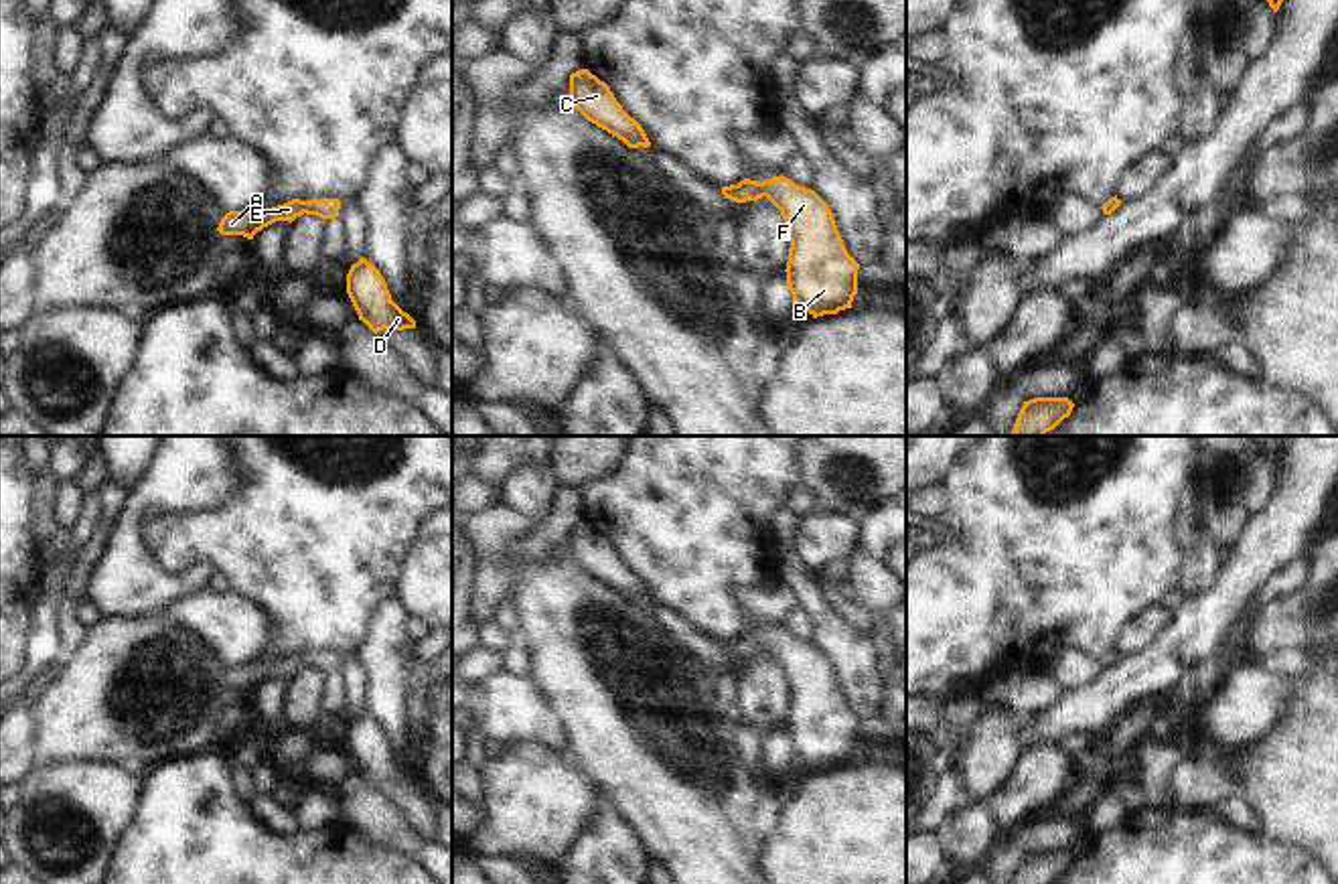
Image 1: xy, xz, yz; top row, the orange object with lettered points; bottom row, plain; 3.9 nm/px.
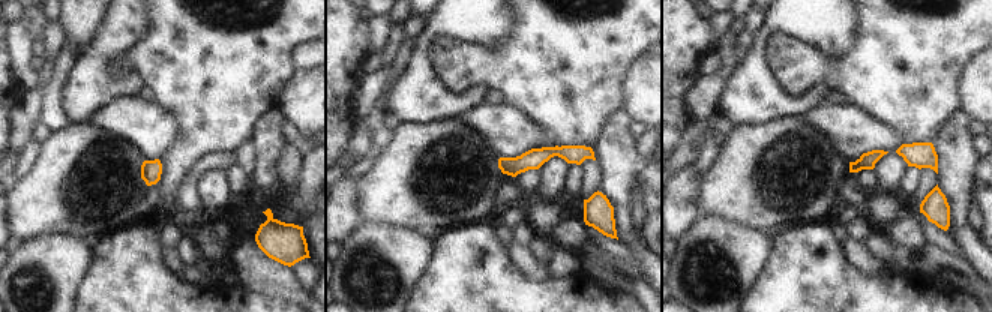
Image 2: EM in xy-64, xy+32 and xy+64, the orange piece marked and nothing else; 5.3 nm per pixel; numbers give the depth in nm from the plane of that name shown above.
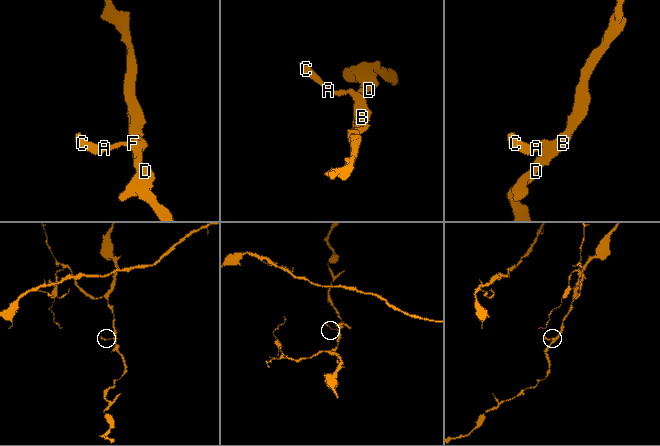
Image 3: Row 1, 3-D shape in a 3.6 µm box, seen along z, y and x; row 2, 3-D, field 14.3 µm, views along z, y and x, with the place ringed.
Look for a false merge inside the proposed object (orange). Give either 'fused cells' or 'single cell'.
single cell

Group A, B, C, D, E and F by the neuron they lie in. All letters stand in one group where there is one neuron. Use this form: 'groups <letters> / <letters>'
groups A B C D E F

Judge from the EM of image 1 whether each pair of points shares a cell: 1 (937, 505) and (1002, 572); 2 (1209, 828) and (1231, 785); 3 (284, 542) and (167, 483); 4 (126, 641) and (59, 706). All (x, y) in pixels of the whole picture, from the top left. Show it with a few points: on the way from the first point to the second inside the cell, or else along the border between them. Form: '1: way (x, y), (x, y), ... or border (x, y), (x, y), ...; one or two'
1: border (945, 481), (949, 487), (949, 507), (937, 524); two
2: border (1172, 805), (1213, 812); two
3: border (236, 463), (240, 487), (221, 505), (173, 516); two
4: way (110, 657), (76, 692); one

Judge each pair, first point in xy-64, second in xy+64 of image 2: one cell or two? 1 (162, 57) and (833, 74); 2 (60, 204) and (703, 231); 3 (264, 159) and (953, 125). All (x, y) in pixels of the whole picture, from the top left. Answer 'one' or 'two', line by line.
1: one
2: two
3: one

